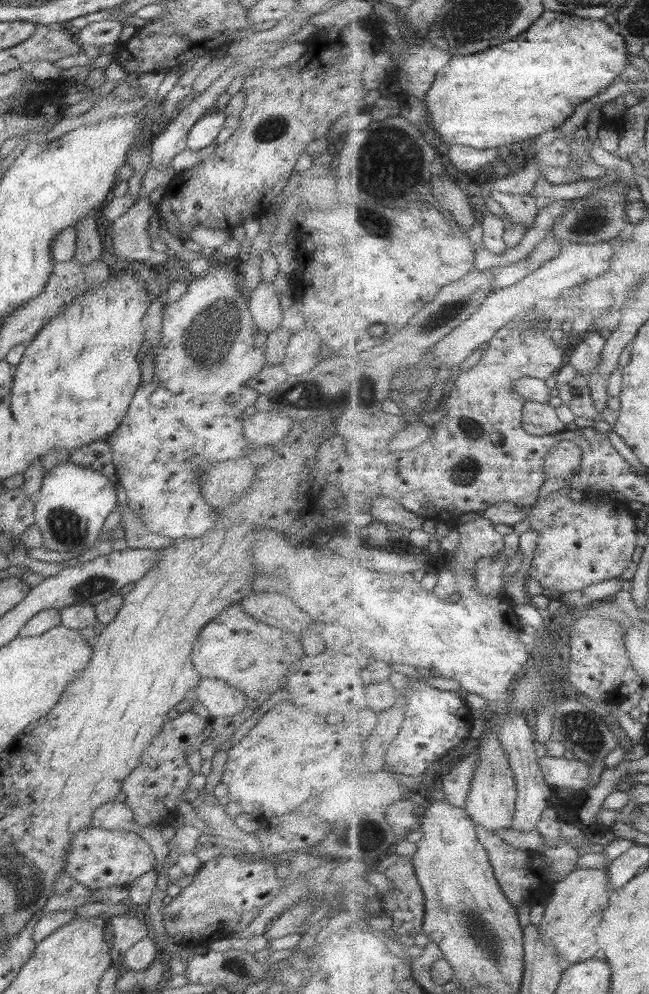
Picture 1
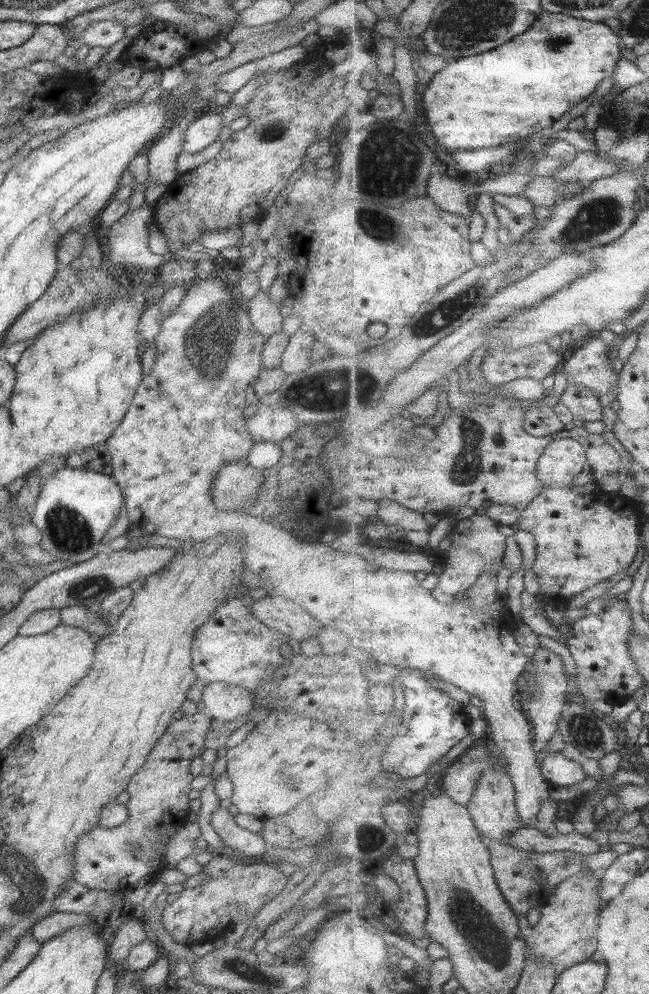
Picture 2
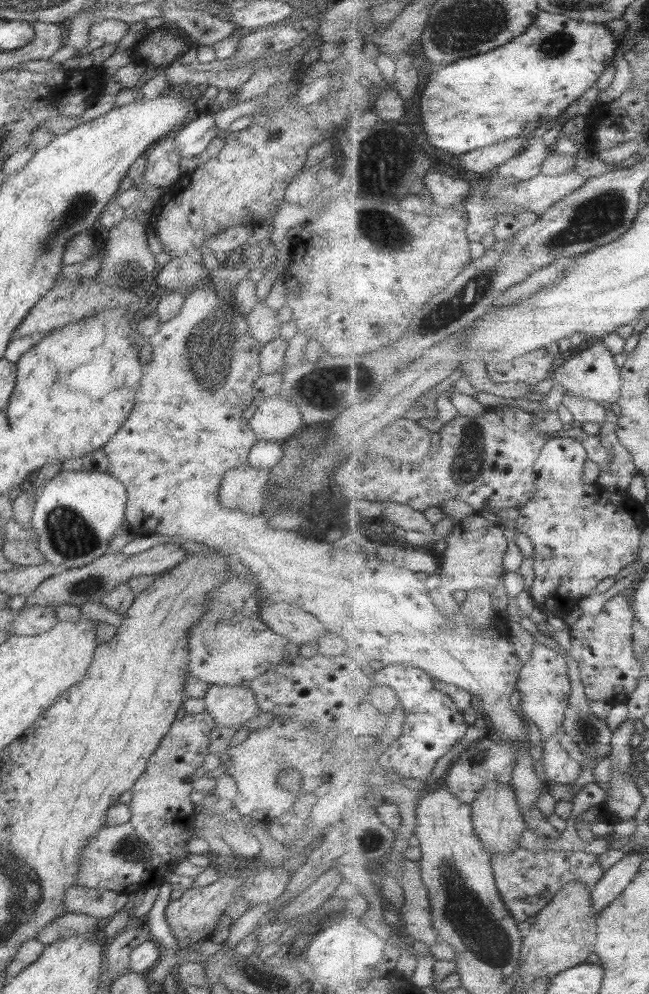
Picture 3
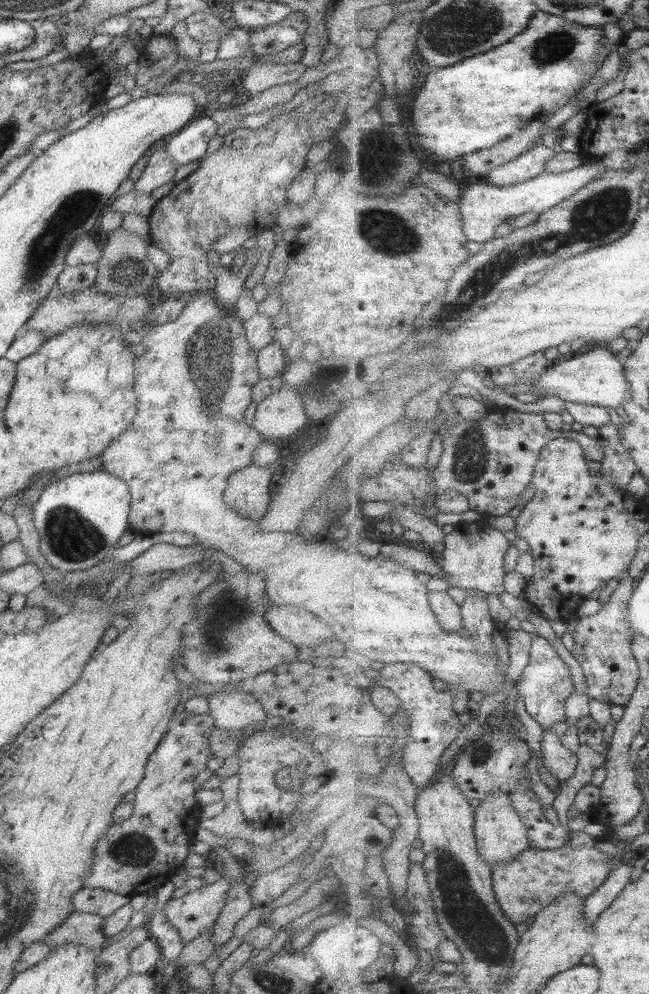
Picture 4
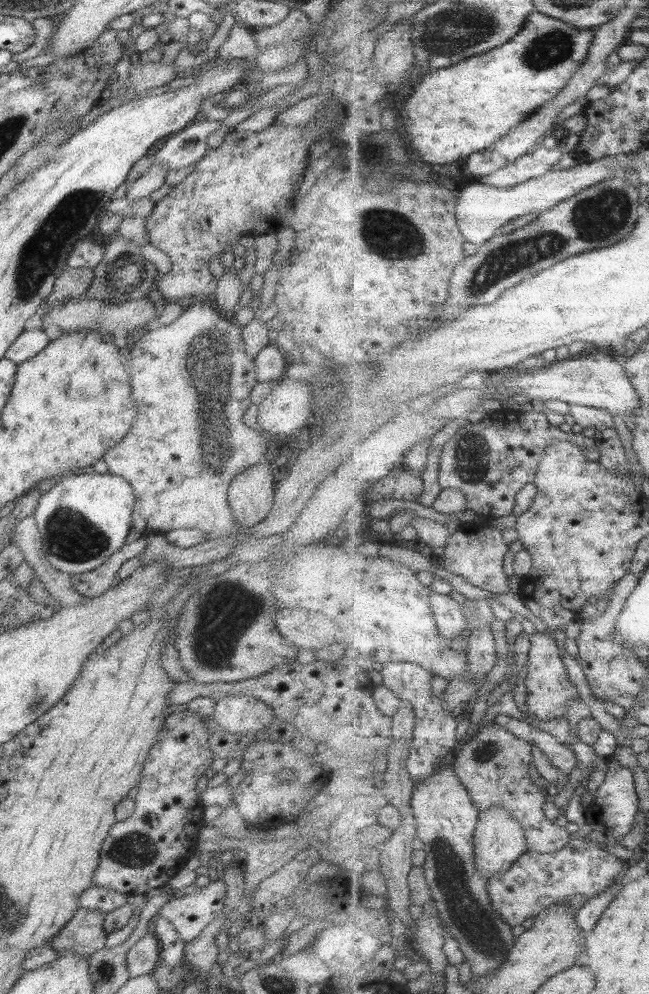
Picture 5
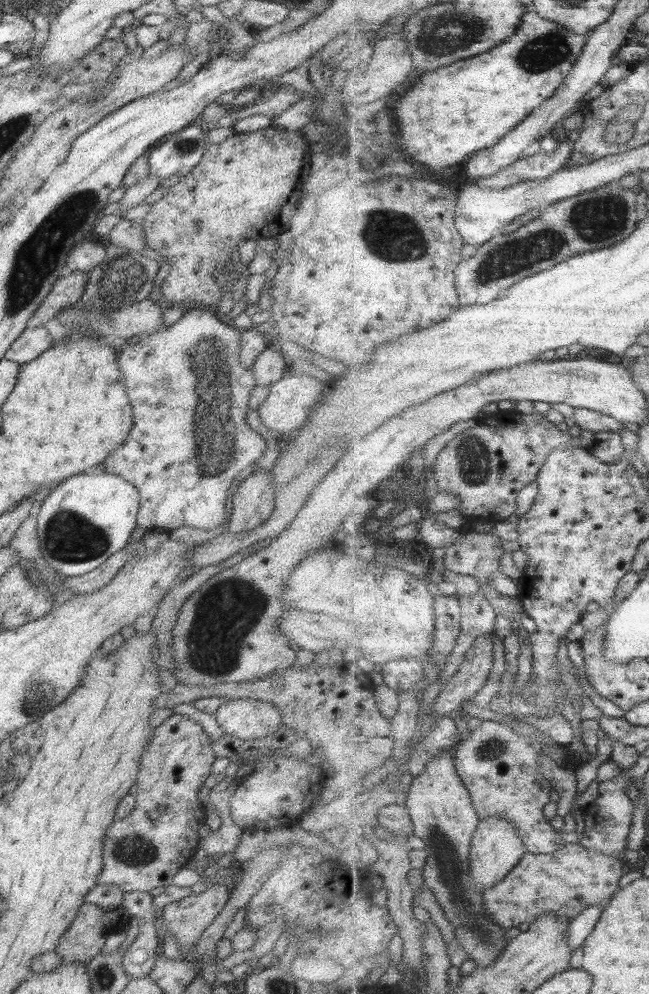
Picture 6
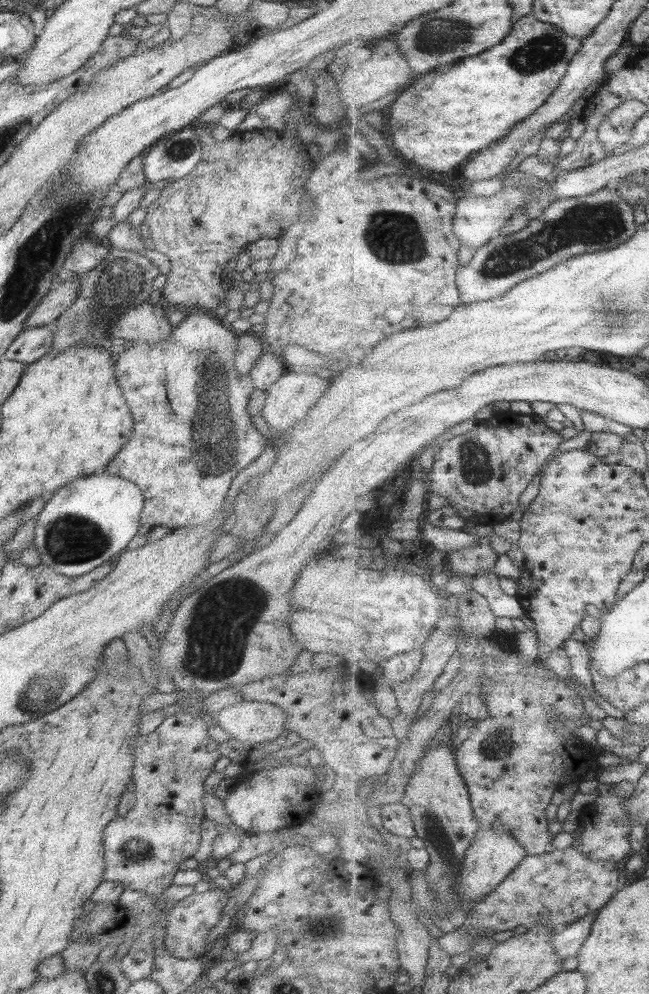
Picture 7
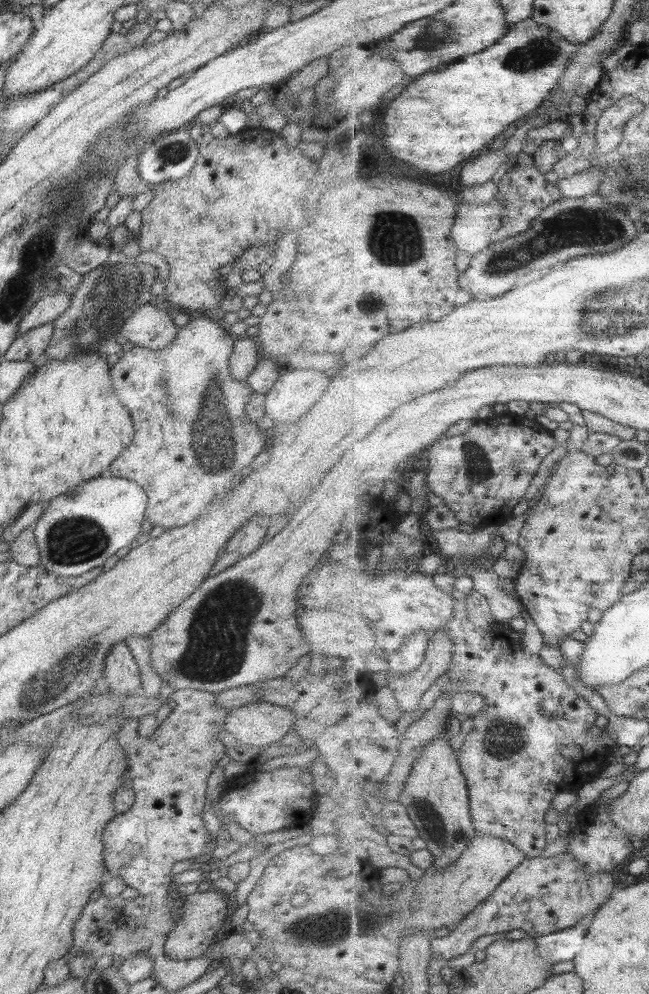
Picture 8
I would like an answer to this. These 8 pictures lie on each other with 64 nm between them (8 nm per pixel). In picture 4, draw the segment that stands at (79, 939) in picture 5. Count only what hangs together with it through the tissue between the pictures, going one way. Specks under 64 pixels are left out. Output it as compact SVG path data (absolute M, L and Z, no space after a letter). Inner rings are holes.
M72 911L58 926L41 940L51 947L78 943L92 949L97 955L108 945L103 931L104 918L97 914Z

